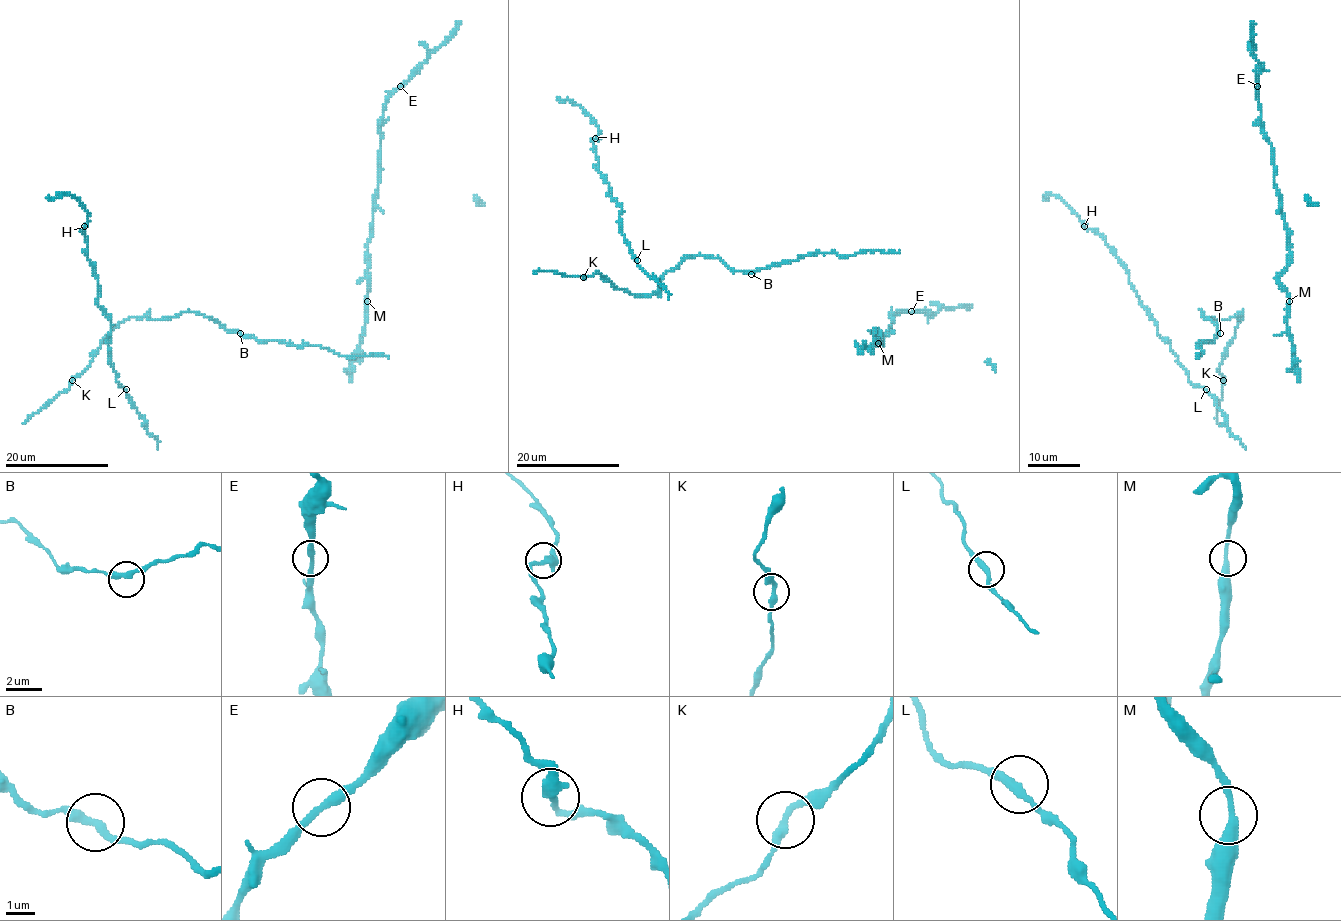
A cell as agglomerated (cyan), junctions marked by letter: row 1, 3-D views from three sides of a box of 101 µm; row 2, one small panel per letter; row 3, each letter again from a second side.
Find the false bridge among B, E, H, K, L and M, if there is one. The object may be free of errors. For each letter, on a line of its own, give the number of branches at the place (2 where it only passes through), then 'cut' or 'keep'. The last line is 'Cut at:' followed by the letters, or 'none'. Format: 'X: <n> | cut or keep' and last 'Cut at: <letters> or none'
B: 2 | keep
E: 2 | keep
H: 2 | keep
K: 2 | keep
L: 2 | keep
M: 2 | keep
Cut at: none

